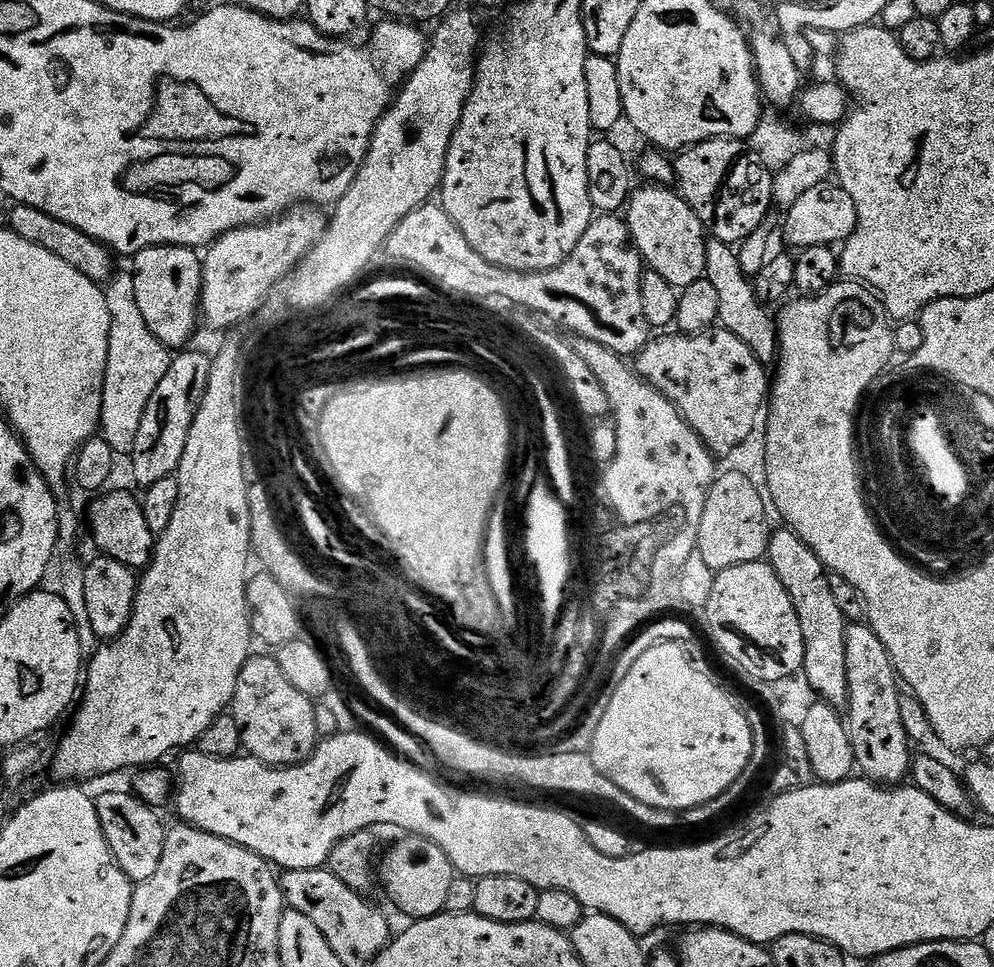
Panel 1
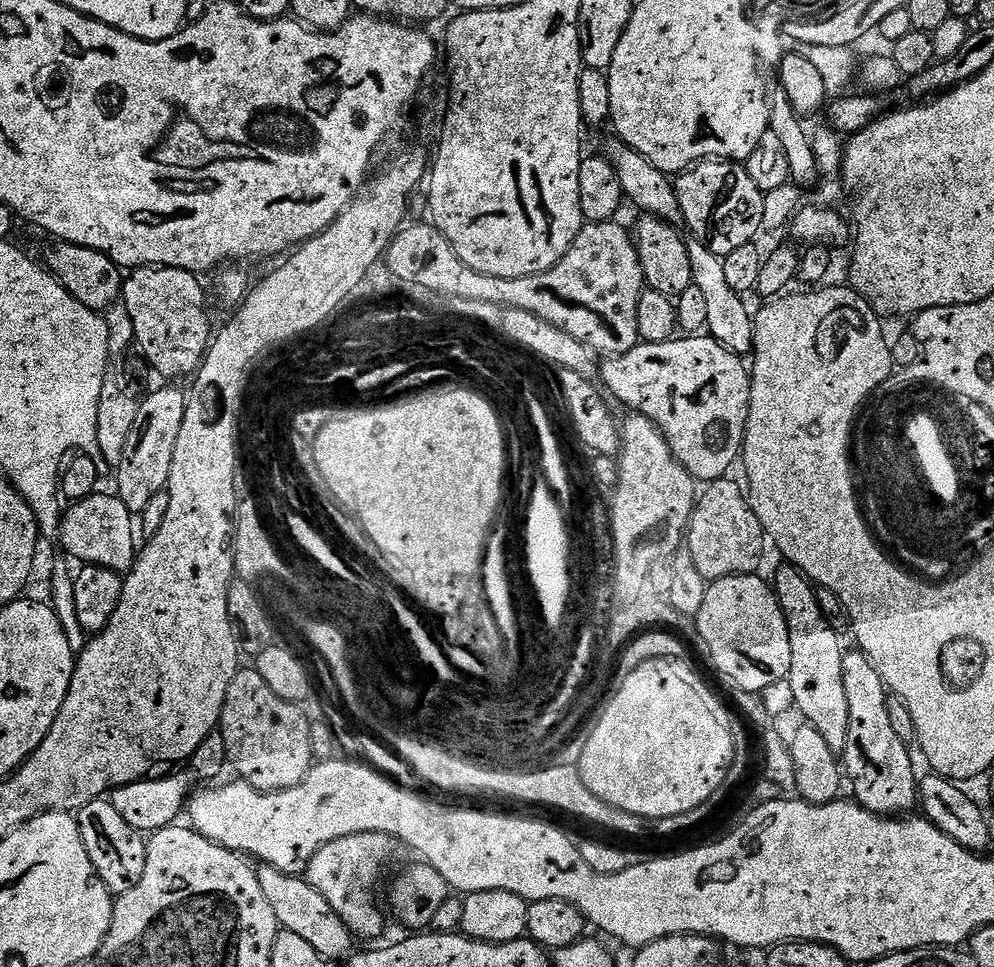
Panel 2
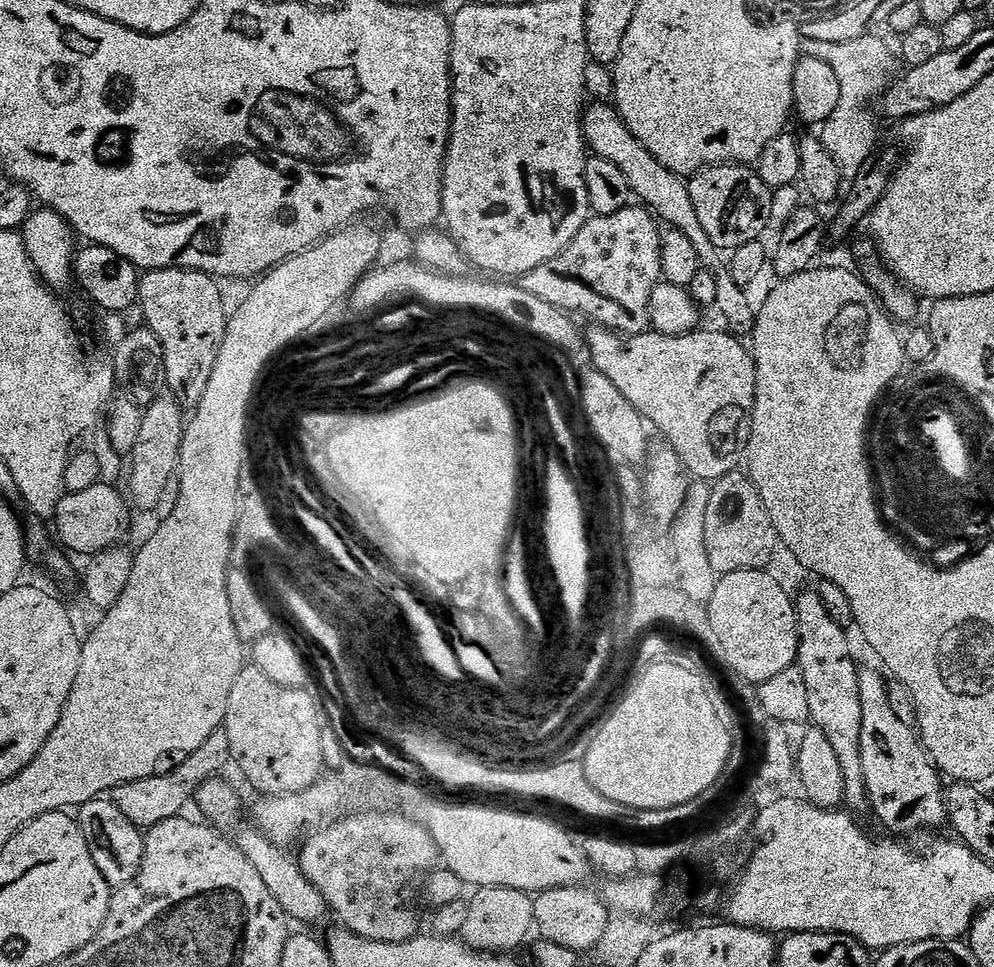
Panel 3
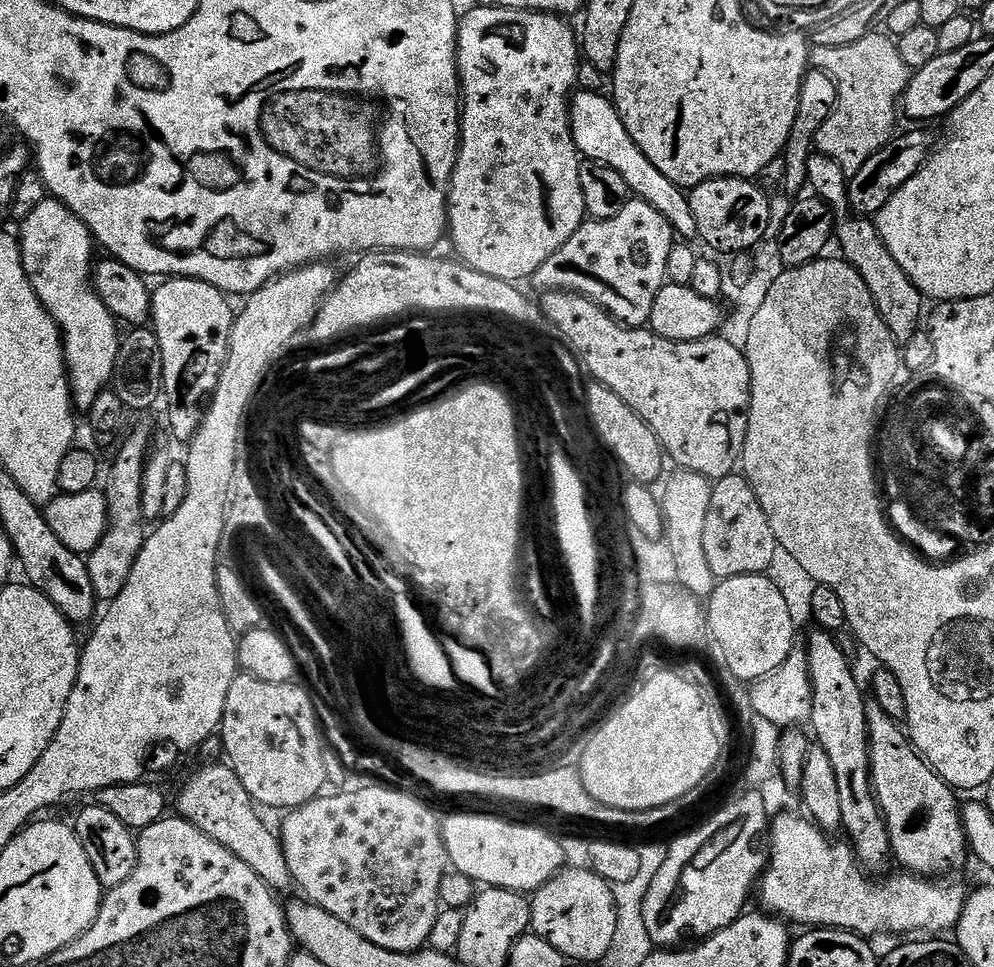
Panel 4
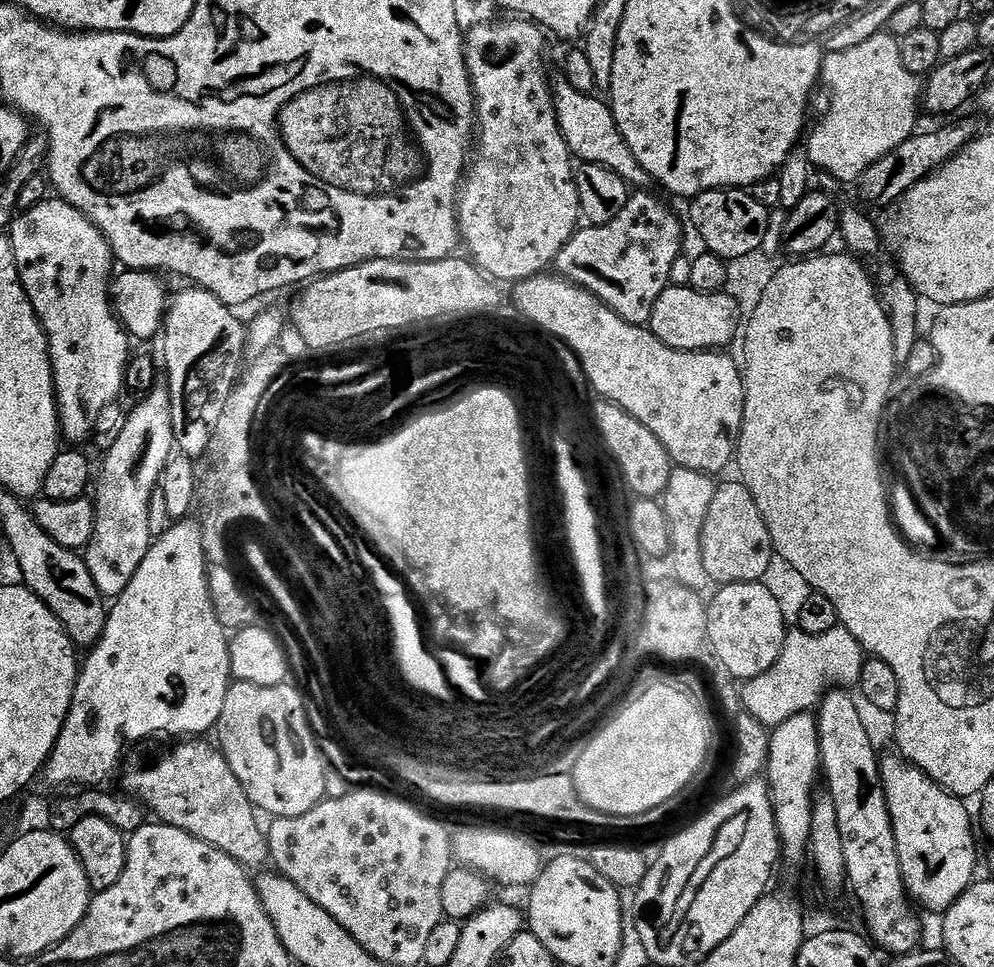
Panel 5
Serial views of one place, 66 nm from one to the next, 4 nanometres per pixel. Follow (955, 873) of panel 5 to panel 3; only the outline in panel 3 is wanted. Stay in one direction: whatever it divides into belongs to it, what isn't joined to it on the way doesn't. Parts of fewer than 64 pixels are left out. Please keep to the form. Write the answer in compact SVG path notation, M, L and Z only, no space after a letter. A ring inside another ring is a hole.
M863 669L858 682L858 698L862 698L862 774L865 776L867 799L876 811L876 816L885 824L887 831L892 834L920 834L925 830L936 830L946 820L944 811L945 789L940 788L941 773L931 756L924 750L917 729L913 725L900 721L890 707L888 686L885 677L880 677L874 669Z

